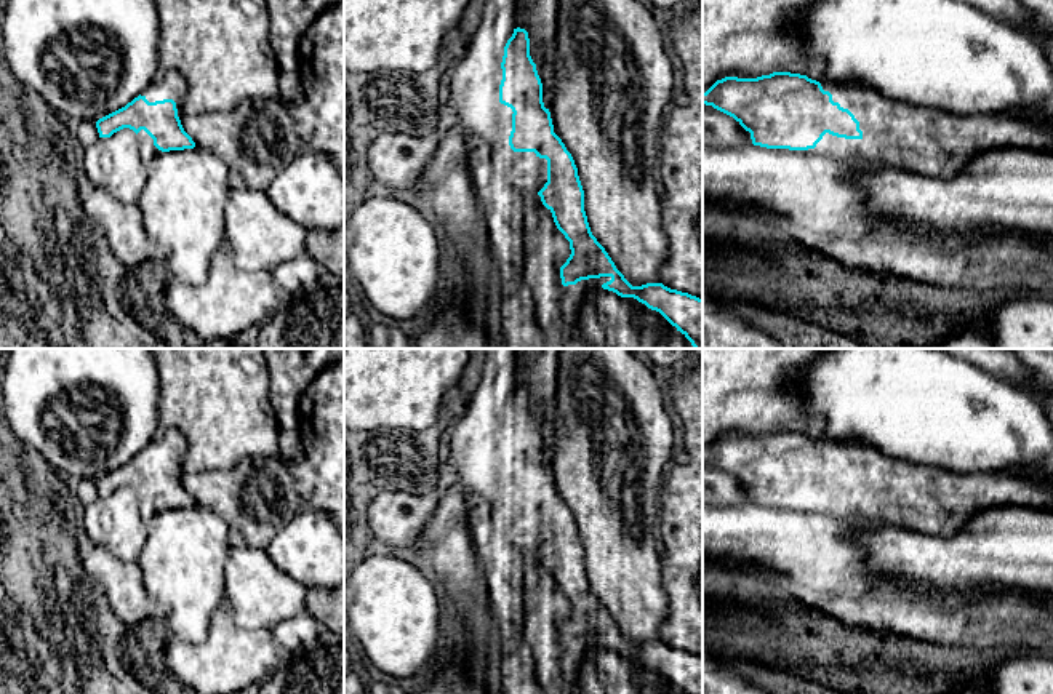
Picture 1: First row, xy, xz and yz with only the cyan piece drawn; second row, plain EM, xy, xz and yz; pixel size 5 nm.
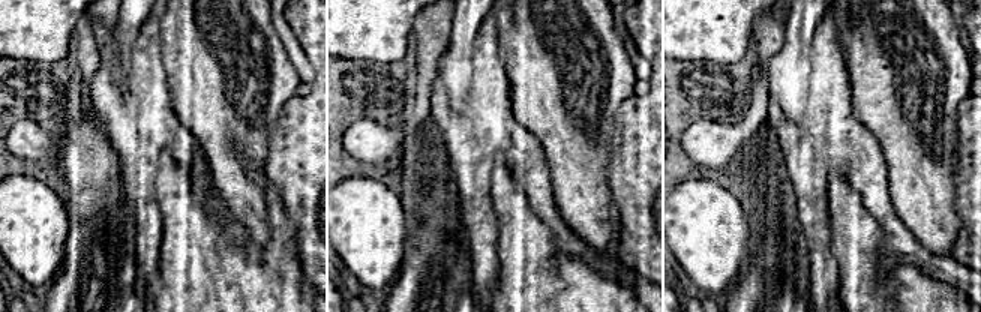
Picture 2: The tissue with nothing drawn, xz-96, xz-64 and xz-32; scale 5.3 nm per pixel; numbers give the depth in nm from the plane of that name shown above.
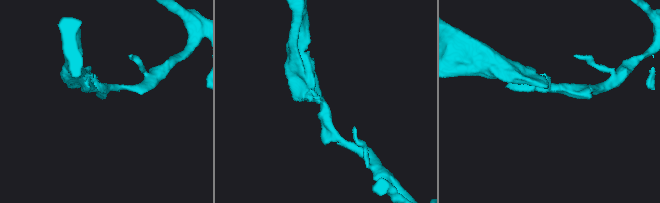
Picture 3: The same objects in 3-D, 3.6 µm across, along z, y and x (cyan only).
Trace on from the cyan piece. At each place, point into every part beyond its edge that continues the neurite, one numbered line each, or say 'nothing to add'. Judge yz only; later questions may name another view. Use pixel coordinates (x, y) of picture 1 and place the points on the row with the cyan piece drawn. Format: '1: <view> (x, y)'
1: yz (933, 144)

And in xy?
1: xy (172, 85)

